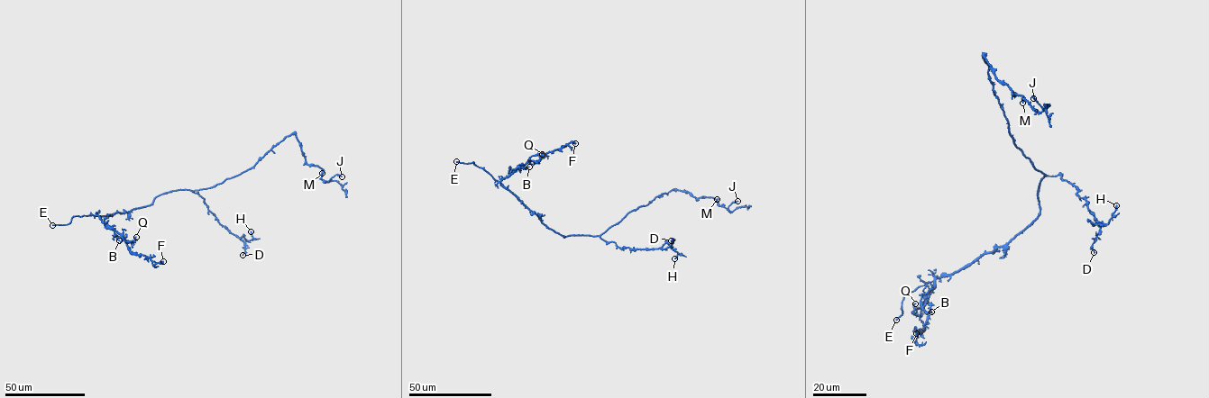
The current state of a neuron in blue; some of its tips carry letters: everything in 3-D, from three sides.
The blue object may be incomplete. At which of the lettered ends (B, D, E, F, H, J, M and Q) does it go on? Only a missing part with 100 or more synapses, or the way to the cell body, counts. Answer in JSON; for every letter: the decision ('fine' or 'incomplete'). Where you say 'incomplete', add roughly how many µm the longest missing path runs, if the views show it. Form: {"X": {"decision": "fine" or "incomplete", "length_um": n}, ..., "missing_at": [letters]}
{"B": {"decision": "fine"}, "D": {"decision": "fine"}, "E": {"decision": "incomplete", "length_um": 6}, "F": {"decision": "fine"}, "H": {"decision": "fine"}, "J": {"decision": "fine"}, "M": {"decision": "fine"}, "Q": {"decision": "fine"}, "missing_at": ["E"]}

